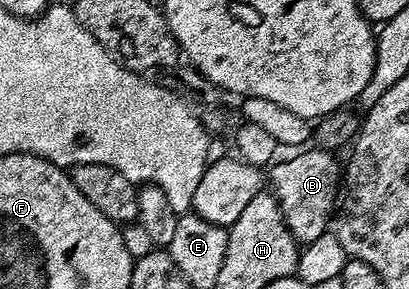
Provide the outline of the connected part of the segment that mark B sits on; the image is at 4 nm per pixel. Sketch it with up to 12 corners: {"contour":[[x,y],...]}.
{"contour":[[323,147],[269,170],[290,233],[306,245],[326,234],[341,165]]}

